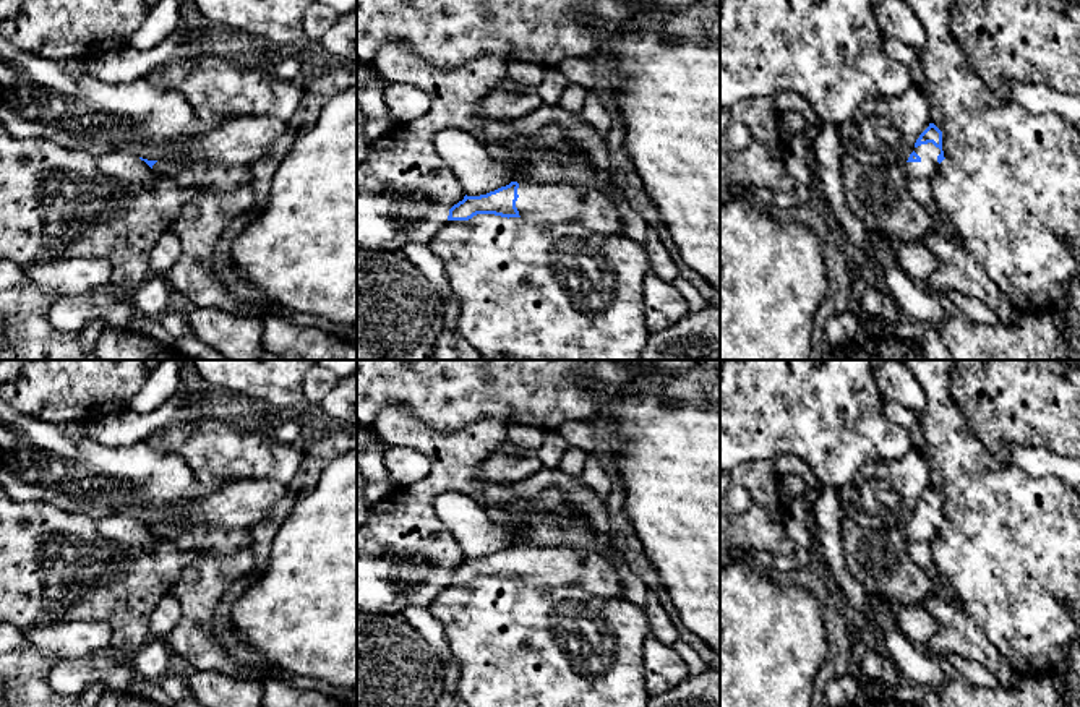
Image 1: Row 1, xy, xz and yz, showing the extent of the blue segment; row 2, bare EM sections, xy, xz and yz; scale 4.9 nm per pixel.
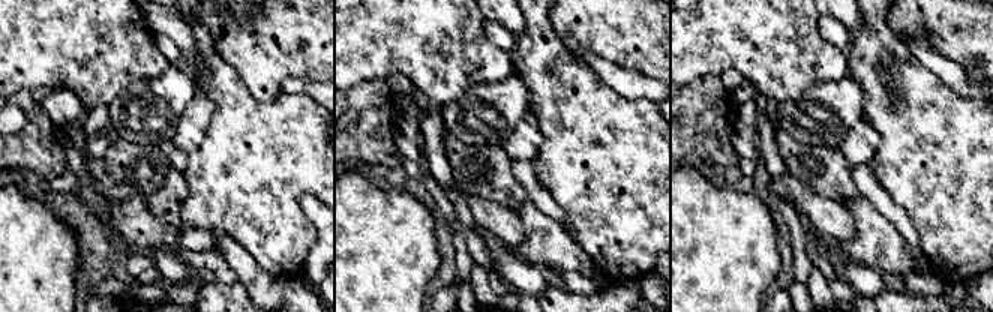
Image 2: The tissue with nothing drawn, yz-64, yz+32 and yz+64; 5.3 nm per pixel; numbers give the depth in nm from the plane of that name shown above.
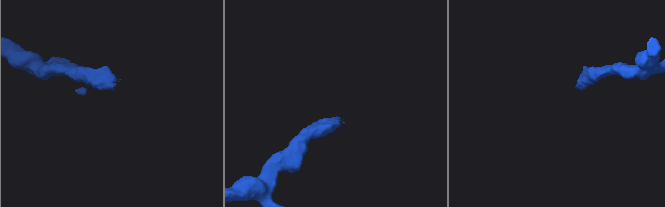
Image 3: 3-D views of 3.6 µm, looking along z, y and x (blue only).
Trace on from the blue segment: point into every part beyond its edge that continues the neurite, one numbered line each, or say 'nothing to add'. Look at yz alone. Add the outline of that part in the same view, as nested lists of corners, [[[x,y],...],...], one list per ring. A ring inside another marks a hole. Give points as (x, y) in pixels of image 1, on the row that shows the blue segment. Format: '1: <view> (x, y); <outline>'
1: yz (928, 167); [[[928,143],[915,148],[915,152],[921,157],[921,161],[905,162],[903,169],[906,170],[910,178],[931,180],[939,170],[937,156],[941,154],[941,149],[936,148],[932,143]]]

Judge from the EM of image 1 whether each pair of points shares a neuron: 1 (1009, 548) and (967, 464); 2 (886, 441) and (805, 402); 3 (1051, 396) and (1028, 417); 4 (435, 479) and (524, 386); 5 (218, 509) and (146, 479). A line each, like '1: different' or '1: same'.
1: same
2: same
3: same
4: different
5: same

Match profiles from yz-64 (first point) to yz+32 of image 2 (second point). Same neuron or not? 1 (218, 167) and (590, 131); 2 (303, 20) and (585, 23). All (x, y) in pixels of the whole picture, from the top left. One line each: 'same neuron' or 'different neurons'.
1: same neuron
2: same neuron

